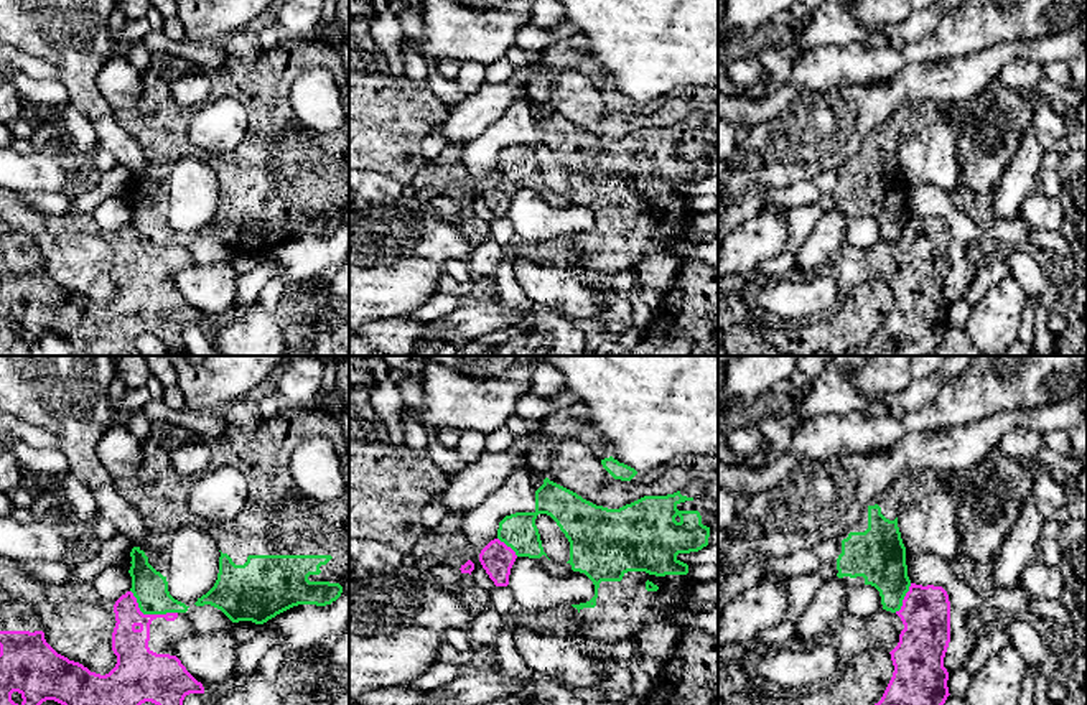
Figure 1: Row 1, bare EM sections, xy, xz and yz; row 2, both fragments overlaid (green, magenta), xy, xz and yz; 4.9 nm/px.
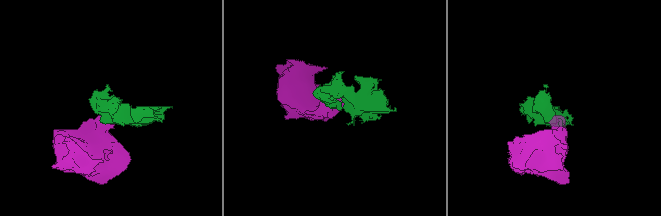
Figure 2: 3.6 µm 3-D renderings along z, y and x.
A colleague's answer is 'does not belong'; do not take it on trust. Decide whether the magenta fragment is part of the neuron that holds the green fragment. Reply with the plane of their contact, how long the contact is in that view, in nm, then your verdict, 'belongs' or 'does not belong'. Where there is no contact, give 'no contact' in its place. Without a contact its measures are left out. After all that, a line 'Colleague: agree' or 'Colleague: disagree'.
meets green in xy; contact 260 nm long; does not belong
Colleague: agree

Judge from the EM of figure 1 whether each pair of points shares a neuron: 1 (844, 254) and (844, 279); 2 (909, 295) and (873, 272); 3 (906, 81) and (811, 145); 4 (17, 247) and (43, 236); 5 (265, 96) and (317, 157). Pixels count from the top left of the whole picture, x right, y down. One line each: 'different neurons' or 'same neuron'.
1: same neuron
2: same neuron
3: same neuron
4: different neurons
5: same neuron

